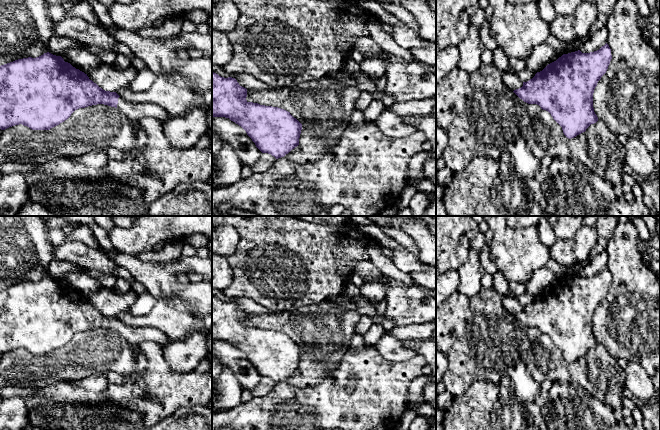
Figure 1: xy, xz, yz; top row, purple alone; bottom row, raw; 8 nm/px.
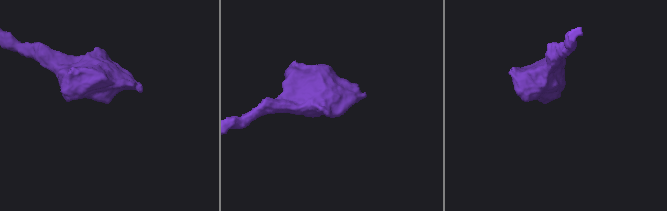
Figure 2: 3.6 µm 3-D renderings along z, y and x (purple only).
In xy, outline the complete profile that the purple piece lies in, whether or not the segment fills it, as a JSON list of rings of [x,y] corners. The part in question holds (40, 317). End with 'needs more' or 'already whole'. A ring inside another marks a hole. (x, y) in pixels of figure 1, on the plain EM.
[[[49,276],[0,290],[1,354],[19,348],[32,354],[50,354],[67,344],[75,334],[97,328],[118,332],[131,344],[153,341],[164,349],[170,342],[169,337],[160,329],[150,326],[132,328],[116,316],[103,314],[87,298],[65,286],[61,280]]] | needs more

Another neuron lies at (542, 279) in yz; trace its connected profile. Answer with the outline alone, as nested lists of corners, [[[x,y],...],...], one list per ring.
[[[543,267],[535,271],[530,280],[524,285],[526,287],[526,292],[537,297],[542,295],[548,288],[556,285],[561,280],[561,278],[558,278],[547,267]]]

